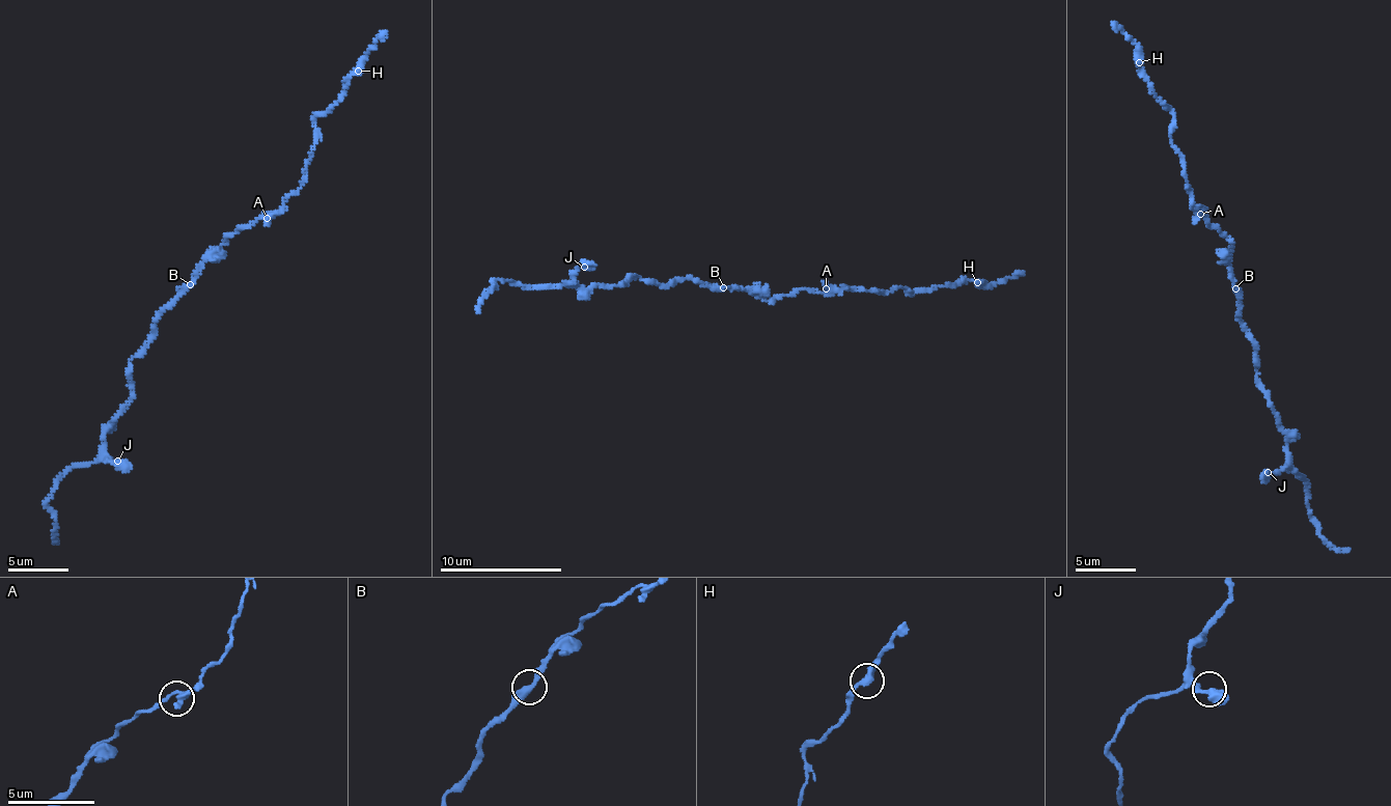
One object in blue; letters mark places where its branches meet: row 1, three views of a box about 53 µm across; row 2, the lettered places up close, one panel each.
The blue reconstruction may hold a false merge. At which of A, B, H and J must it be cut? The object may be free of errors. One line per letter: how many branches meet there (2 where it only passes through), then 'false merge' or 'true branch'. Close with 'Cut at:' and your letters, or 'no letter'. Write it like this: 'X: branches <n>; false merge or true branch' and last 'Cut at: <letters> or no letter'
A: branches 2; true branch
B: branches 2; true branch
H: branches 2; true branch
J: branches 2; true branch
Cut at: no letter

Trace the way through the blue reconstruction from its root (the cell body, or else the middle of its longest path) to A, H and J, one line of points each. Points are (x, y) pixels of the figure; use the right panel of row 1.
A: (1234, 278), (1226, 254), (1231, 243), (1205, 223), (1204, 212), (1200, 214)
H: (1234, 278), (1226, 254), (1231, 243), (1194, 202), (1184, 156), (1172, 143), (1173, 112), (1156, 98), (1140, 63)
J: (1234, 278), (1239, 320), (1258, 363), (1256, 386), (1288, 440), (1285, 465), (1268, 472)

